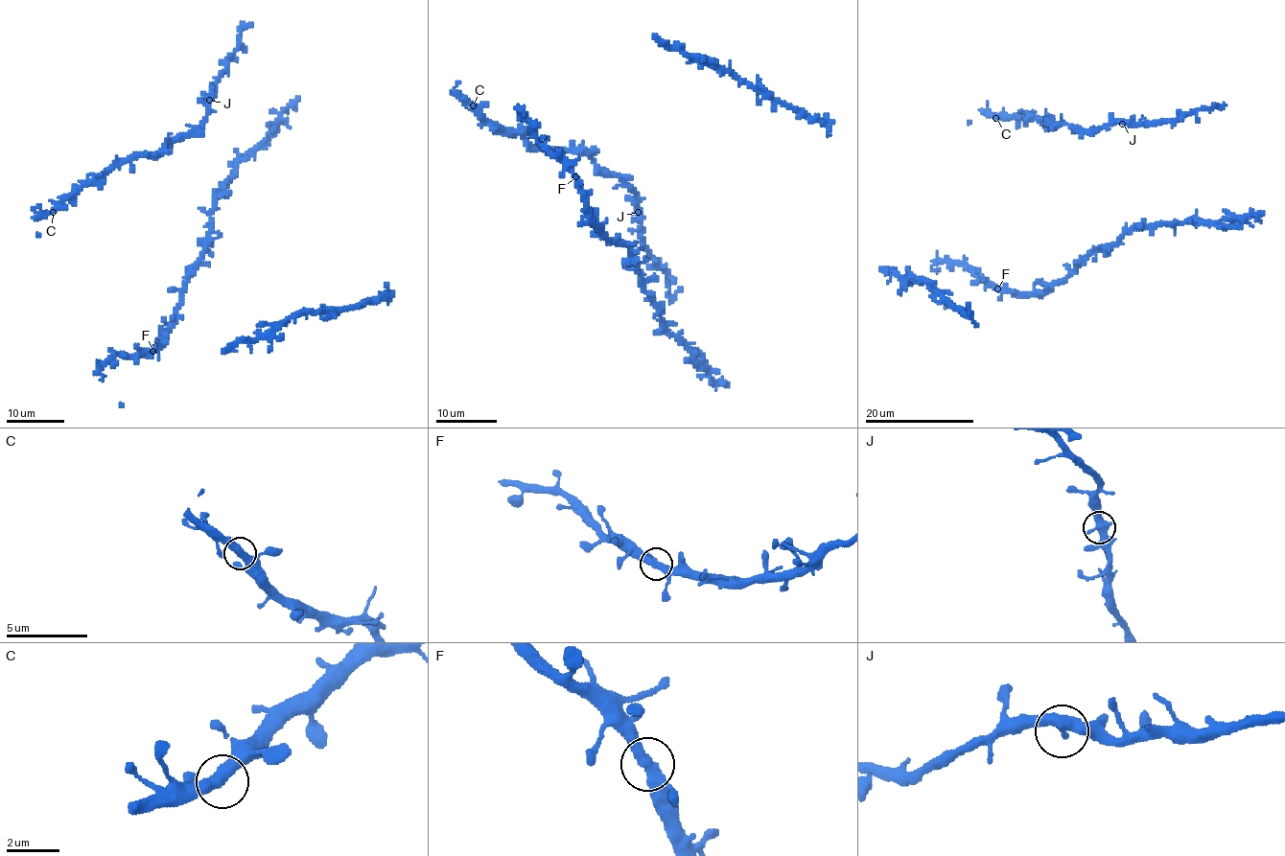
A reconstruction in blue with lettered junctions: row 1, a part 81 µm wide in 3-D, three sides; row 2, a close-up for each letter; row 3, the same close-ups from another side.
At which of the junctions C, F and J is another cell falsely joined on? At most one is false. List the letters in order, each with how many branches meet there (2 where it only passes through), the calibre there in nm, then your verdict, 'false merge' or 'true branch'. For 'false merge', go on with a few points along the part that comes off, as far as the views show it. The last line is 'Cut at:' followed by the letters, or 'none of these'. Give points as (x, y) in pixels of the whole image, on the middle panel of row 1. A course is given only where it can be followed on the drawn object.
C: 2 branches meet; 440 nm thick; true branch
F: 2 branches meet; 440 nm thick; true branch
J: 2 branches meet; 460 nm thick; true branch
Cut at: none of these

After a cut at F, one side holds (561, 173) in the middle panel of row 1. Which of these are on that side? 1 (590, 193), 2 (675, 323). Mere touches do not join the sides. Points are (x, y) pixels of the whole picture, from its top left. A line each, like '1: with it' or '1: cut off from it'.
1: cut off from it
2: cut off from it

